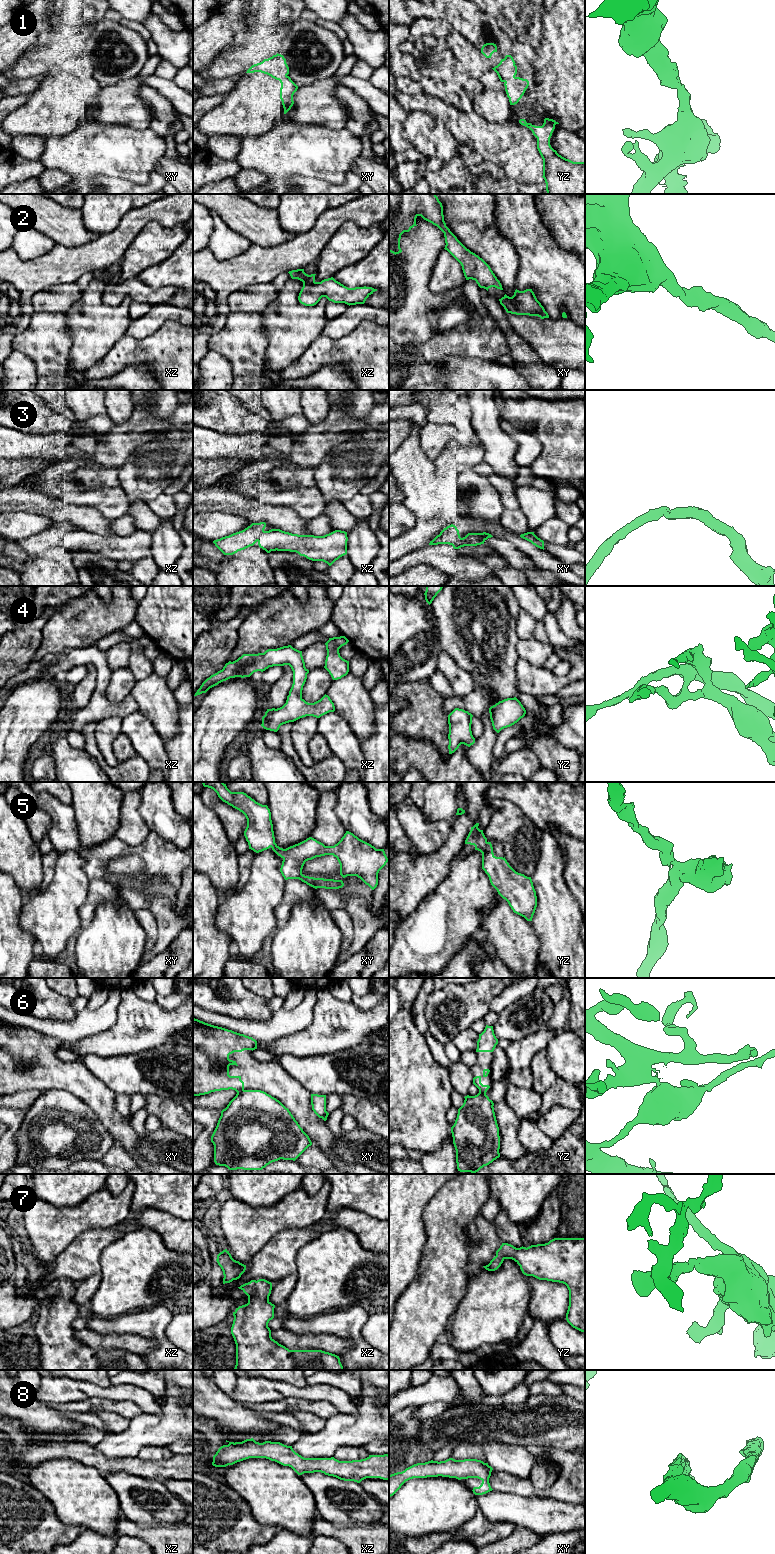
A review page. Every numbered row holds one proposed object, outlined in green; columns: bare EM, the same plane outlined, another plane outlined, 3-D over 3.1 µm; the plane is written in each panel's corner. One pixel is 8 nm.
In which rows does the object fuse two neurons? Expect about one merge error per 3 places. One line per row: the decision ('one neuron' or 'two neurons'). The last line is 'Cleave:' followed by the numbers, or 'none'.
1: one neuron
2: one neuron
3: one neuron
4: one neuron
5: one neuron
6: two neurons
7: one neuron
8: one neuron
Cleave: 6

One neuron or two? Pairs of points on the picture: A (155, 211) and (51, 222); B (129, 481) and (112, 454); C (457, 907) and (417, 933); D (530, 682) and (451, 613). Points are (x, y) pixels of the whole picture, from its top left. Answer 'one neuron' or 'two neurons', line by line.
A: two neurons
B: two neurons
C: one neuron
D: two neurons

